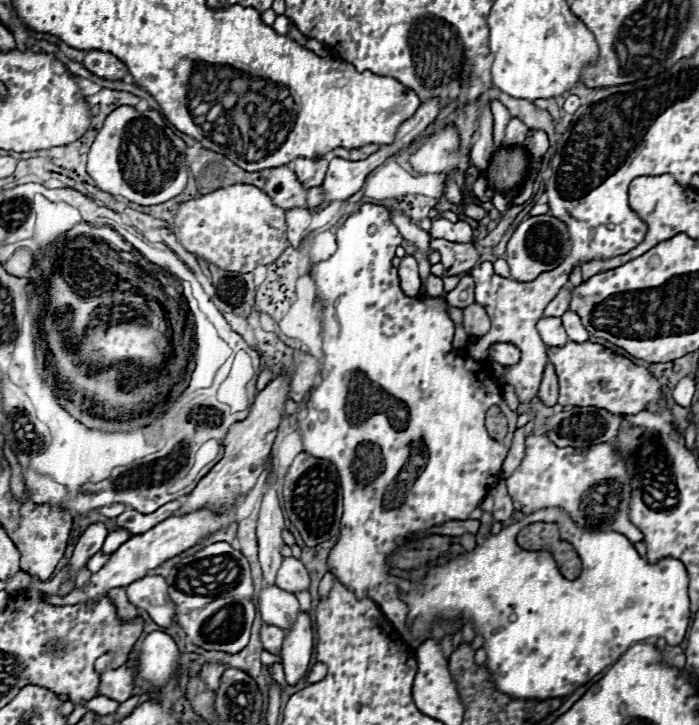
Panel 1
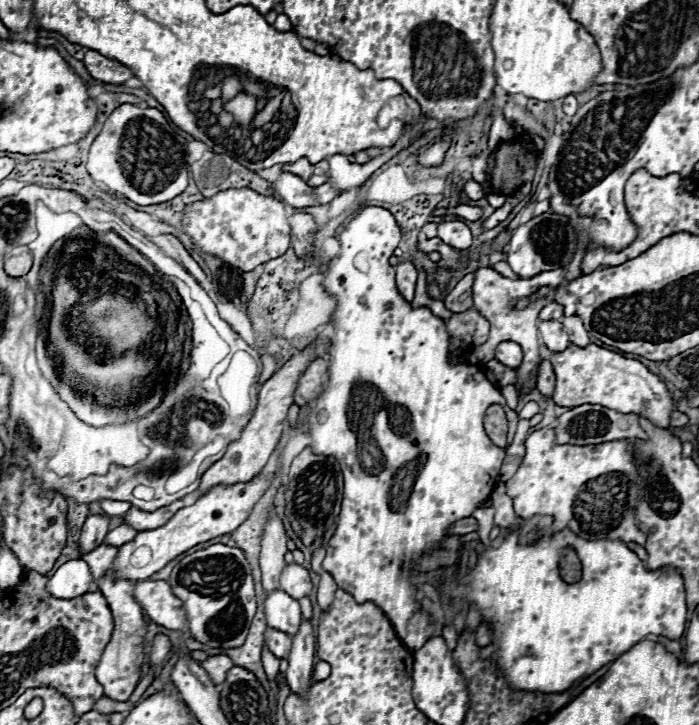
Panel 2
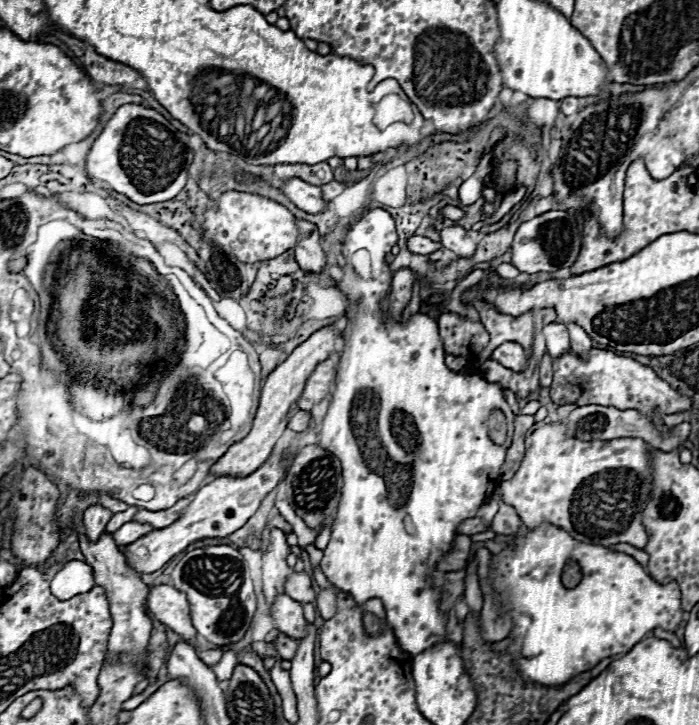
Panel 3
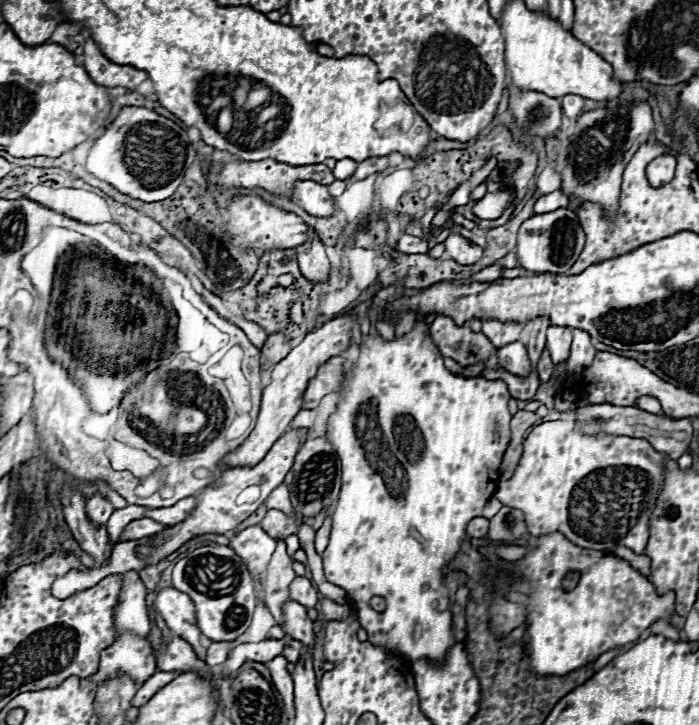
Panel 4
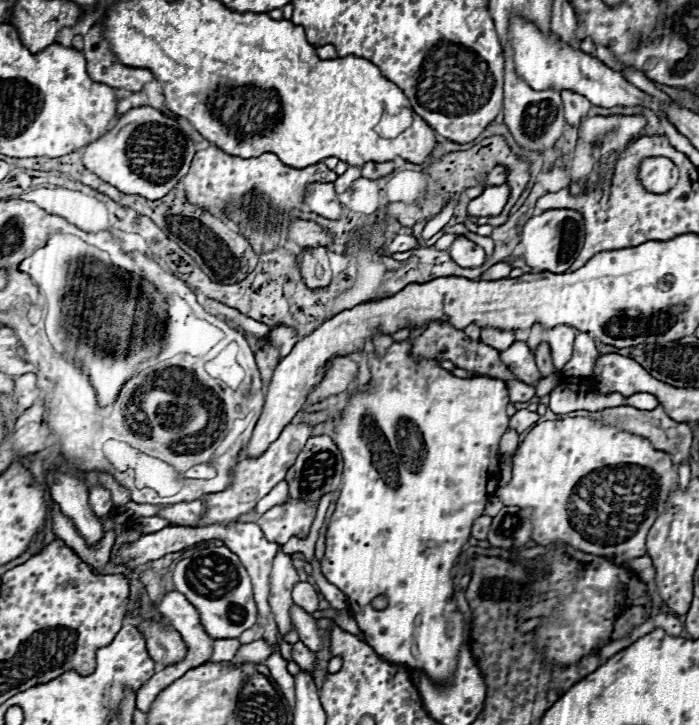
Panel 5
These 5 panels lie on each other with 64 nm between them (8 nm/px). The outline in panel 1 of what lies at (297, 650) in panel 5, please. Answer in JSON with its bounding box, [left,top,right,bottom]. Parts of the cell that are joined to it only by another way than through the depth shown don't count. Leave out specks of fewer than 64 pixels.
[260,624,284,654]

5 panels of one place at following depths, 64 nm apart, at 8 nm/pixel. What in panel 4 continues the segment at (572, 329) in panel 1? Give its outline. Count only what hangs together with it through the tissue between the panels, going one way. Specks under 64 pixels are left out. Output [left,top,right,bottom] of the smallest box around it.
[568,328,596,372]

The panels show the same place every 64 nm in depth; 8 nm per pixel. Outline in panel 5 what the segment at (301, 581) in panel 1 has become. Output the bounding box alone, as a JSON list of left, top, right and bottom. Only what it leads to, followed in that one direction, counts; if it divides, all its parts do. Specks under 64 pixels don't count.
[292,582,320,612]

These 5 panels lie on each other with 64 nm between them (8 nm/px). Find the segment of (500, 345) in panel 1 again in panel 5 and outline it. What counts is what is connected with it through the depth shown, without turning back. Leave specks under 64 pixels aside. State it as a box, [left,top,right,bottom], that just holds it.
[500,342,540,384]

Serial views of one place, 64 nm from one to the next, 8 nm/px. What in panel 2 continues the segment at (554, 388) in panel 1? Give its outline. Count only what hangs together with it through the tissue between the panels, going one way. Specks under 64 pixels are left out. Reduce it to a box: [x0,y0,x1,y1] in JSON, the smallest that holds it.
[538,360,556,398]

